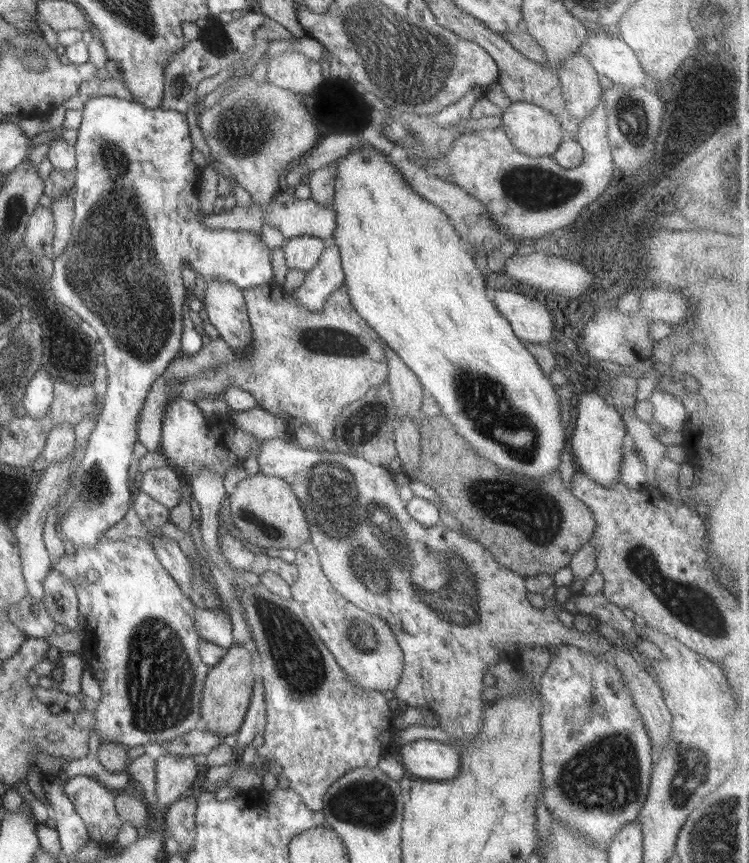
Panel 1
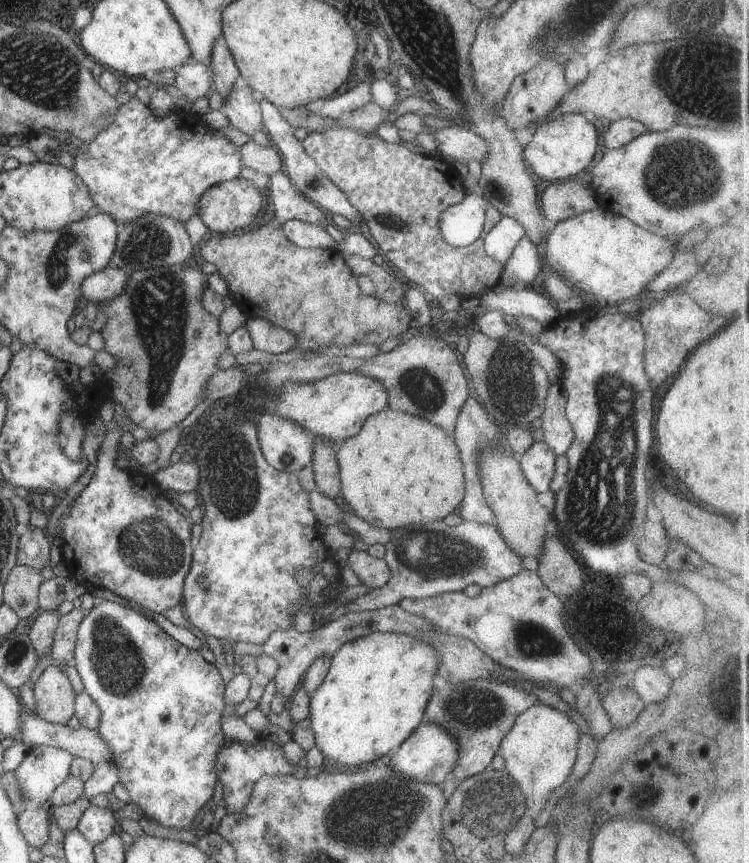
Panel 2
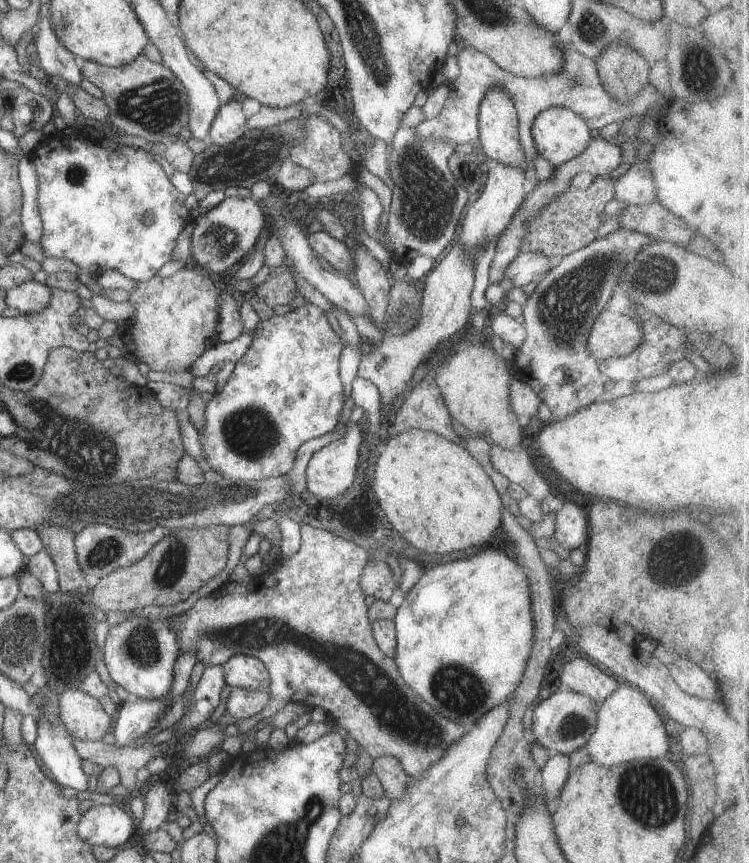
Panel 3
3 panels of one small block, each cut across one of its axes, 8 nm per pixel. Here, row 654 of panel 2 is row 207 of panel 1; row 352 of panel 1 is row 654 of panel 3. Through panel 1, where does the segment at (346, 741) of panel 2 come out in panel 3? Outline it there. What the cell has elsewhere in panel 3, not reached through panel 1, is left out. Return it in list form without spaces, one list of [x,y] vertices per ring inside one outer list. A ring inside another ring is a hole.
[[[486,546],[471,558],[455,560],[442,564],[442,566],[427,566],[425,573],[417,580],[404,597],[401,606],[397,608],[394,617],[397,645],[395,650],[395,662],[403,679],[408,686],[419,694],[430,706],[434,707],[446,718],[456,721],[469,731],[478,722],[478,719],[488,711],[496,708],[500,703],[509,702],[515,694],[516,687],[521,683],[534,640],[534,620],[532,619],[532,602],[530,601],[530,584],[526,574],[530,566],[521,561],[514,562],[506,552],[501,549],[491,549]]]

